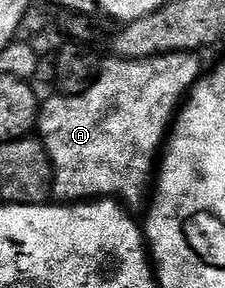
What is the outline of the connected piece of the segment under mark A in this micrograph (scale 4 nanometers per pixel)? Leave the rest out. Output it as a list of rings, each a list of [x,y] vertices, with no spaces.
[[[194,52],[158,54],[154,58],[114,56],[111,62],[101,63],[98,77],[83,94],[57,96],[43,101],[36,130],[54,166],[53,197],[62,204],[99,198],[115,198],[131,207],[140,205],[142,197],[144,202],[156,170],[156,159],[163,149],[176,111],[190,87],[203,77],[204,69],[198,58],[201,57]]]

